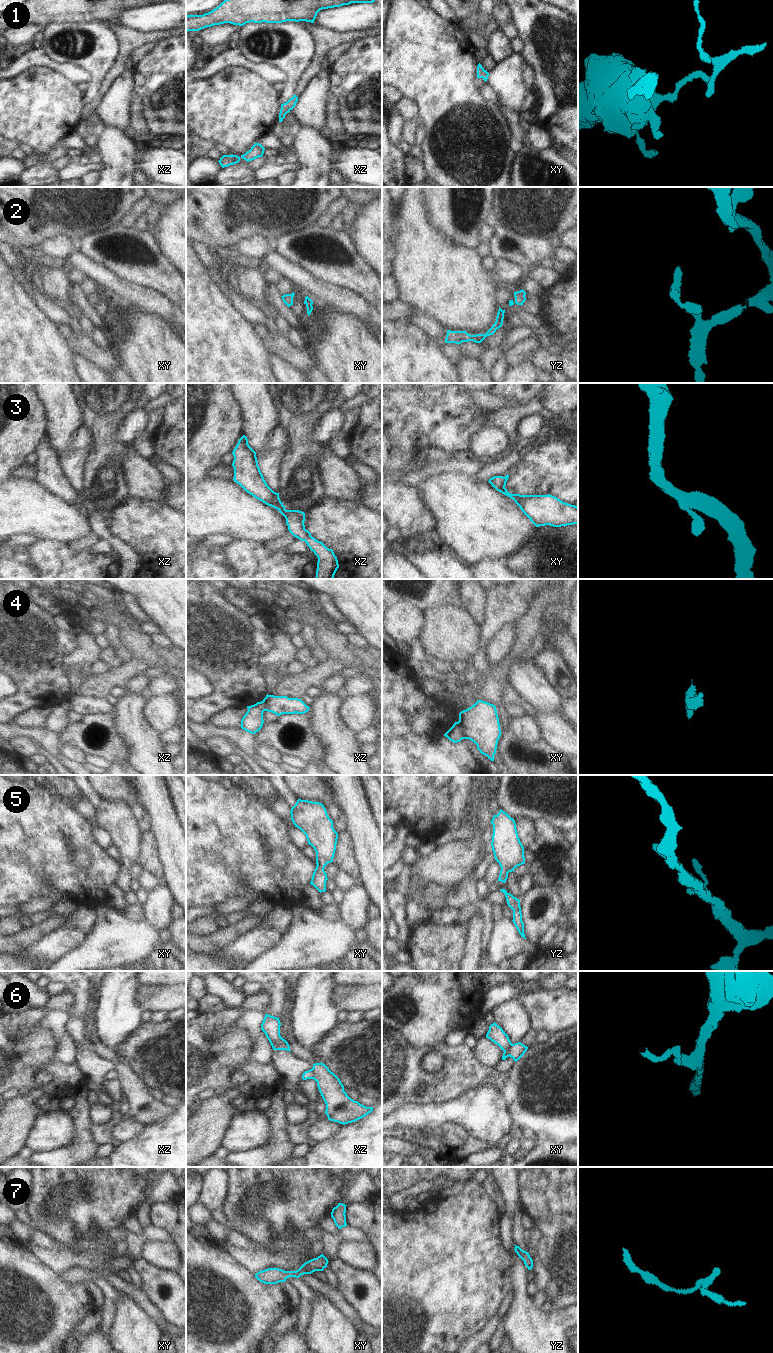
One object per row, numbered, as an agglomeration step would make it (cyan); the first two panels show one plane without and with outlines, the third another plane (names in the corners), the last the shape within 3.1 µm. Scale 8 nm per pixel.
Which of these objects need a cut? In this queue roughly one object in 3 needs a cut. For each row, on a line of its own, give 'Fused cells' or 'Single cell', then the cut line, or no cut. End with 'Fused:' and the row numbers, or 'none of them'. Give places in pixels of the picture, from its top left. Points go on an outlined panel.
1: Single cell. No split
2: Single cell. No split
3: Single cell. No split
4: Fused cells. Split along xy (458, 721), (464, 738)
5: Single cell. No split
6: Fused cells. Split along xy (511, 1043), (508, 1055)
7: Single cell. No split
Fused: 4, 6

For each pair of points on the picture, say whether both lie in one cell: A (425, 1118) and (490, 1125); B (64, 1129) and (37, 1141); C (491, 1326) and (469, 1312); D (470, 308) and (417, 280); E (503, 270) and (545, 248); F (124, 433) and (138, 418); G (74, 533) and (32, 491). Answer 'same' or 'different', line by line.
A: same
B: same
C: different
D: same
E: different
F: same
G: same

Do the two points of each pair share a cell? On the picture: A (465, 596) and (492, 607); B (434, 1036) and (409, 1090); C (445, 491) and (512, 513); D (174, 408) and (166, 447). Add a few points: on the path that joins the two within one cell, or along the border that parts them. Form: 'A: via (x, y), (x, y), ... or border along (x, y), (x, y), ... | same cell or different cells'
A: border along (486, 590), (484, 621), (479, 627) | different cells
B: border along (407, 1038), (417, 1048), (431, 1048), (444, 1042) | different cells
C: via (462, 505), (470, 513), (495, 513) | same cell
D: via (174, 418), (174, 437) | same cell

